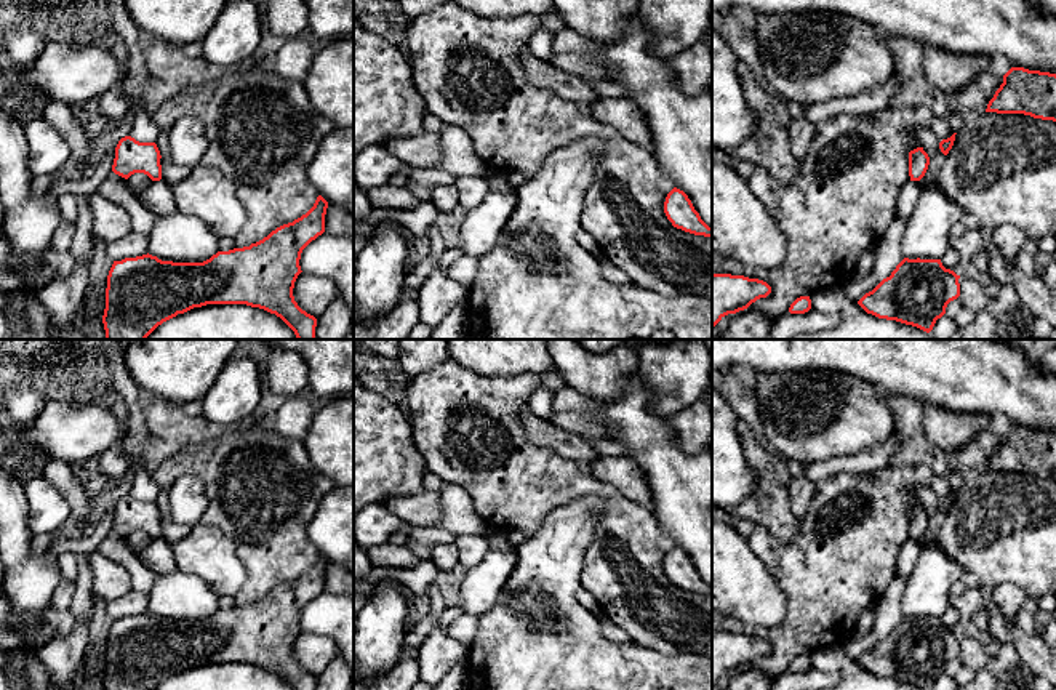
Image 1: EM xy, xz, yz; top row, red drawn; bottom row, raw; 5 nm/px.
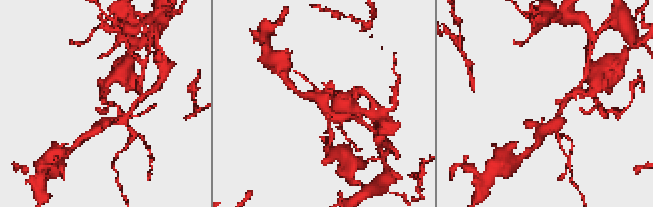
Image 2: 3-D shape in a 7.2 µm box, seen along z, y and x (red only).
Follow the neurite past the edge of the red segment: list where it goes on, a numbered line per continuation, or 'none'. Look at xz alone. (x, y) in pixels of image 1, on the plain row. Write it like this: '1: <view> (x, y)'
none

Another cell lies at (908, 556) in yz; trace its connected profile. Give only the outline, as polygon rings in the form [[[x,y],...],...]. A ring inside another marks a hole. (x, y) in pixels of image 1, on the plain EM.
[[[907,540],[902,548],[899,549],[896,559],[896,573],[901,576],[909,576],[915,567],[915,562],[920,554],[920,543],[918,540]]]

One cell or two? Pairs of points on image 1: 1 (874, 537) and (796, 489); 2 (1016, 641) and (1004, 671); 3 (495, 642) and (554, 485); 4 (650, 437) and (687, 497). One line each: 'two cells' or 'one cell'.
1: two cells
2: two cells
3: two cells
4: one cell

